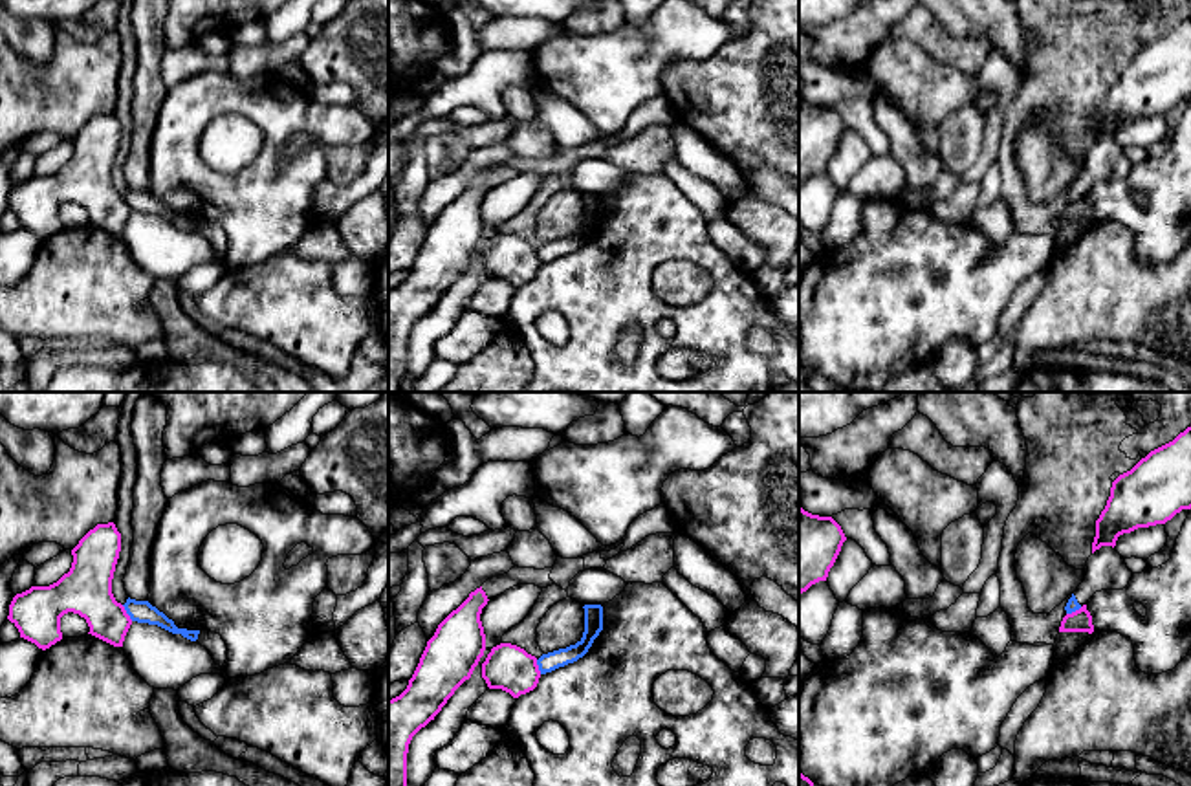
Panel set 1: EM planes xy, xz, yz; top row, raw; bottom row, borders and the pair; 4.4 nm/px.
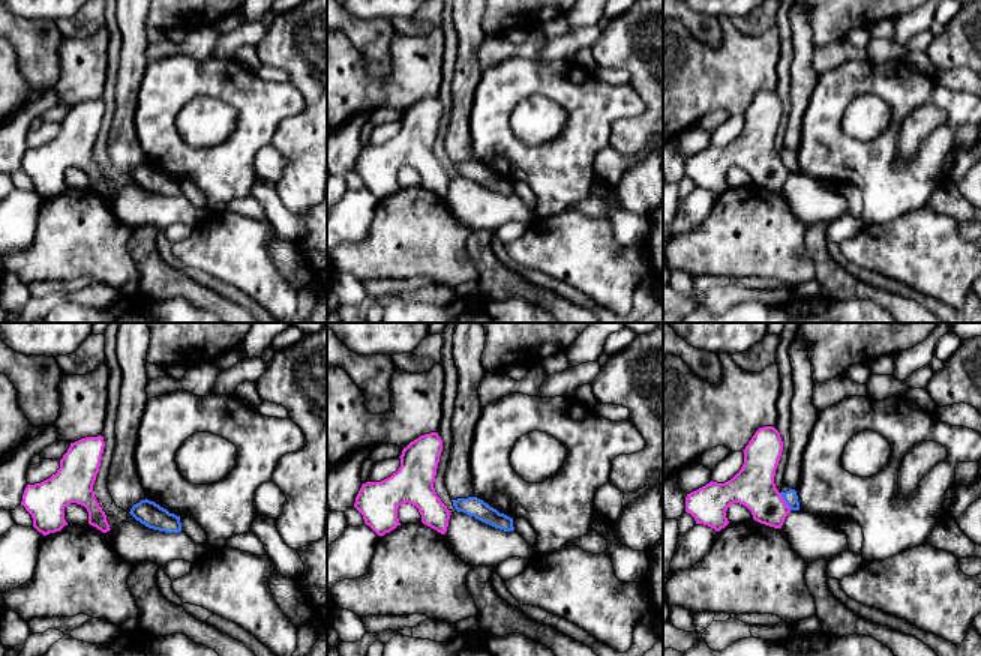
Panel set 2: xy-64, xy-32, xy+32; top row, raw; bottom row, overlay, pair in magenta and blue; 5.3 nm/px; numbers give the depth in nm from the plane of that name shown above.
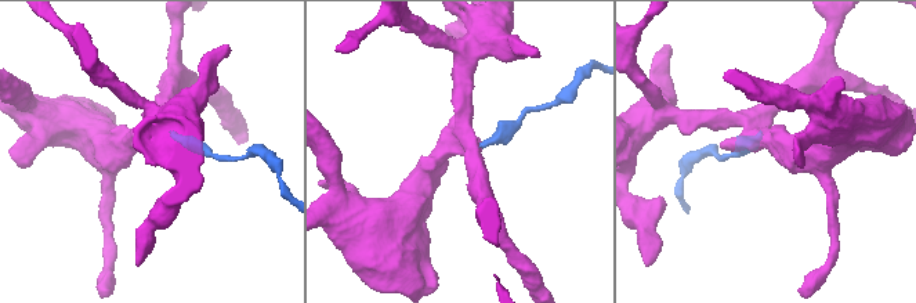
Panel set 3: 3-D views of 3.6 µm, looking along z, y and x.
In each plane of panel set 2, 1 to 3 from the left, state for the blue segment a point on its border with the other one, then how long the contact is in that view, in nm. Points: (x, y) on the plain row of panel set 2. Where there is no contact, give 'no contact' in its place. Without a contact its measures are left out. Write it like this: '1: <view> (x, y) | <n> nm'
1: no contact
2: no contact
3: xy+32 (785, 165) | 120 nm

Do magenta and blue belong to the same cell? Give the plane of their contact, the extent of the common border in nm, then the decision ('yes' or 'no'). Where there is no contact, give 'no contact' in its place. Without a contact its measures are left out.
xy | 90 nm | no

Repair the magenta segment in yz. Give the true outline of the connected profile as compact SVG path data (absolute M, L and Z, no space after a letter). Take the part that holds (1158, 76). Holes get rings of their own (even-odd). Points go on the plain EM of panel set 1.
M1191 16L1112 71L1096 110L1092 143L1101 136L1114 137L1123 123L1165 114L1182 99L1191 99Z

